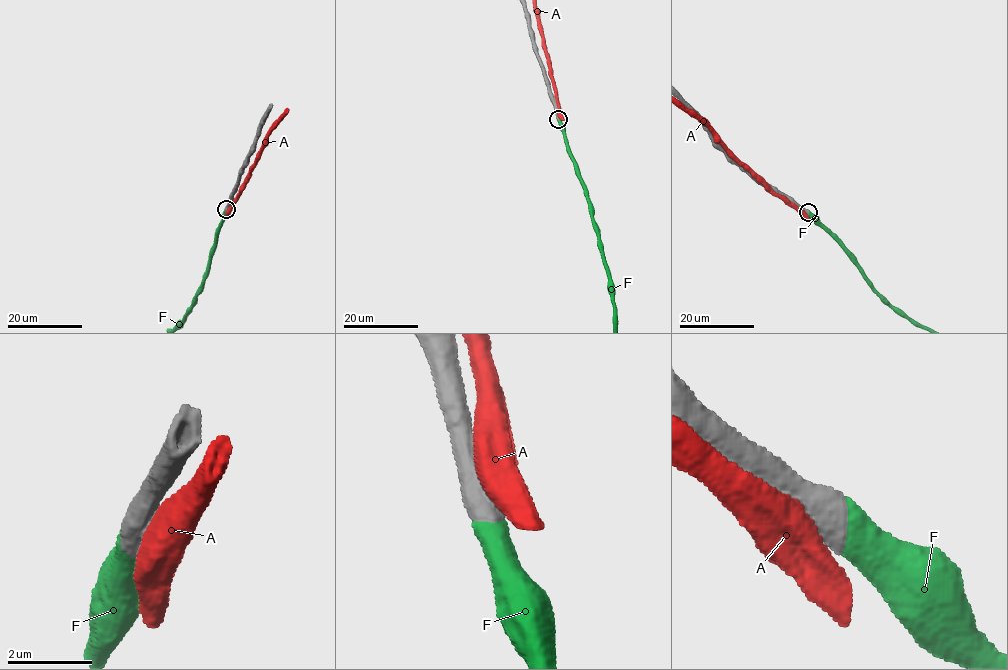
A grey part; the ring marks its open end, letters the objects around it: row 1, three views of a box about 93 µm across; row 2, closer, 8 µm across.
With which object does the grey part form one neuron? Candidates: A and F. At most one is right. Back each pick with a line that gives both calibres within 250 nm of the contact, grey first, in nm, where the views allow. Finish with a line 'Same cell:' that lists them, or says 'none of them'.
F: 750 nm thick on the grey side, 750 nm on the other
Same cell: F

